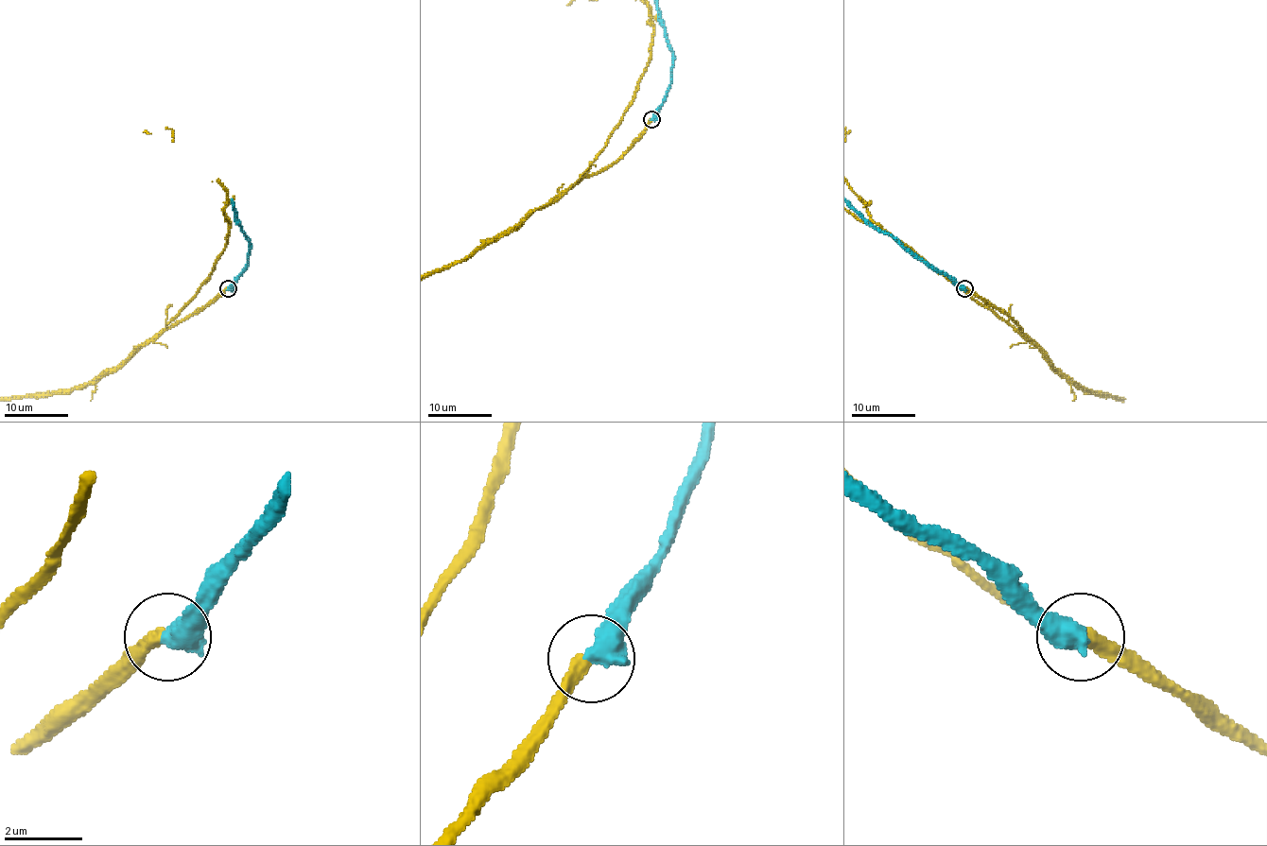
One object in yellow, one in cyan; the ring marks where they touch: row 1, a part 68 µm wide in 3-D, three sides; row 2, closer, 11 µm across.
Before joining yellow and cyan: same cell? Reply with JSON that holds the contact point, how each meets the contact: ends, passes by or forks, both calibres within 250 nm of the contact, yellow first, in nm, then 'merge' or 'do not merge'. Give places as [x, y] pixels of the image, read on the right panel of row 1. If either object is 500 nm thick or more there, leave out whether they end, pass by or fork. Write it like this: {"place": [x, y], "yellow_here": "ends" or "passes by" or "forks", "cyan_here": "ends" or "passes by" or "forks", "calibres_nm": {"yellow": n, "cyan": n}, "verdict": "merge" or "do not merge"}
{"place": [964, 288], "calibres_nm": {"yellow": 360, "cyan": 650}, "verdict": "merge"}

